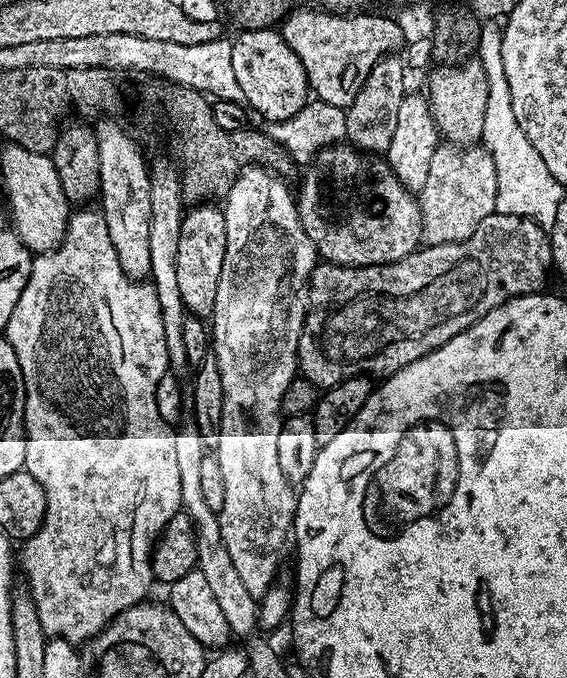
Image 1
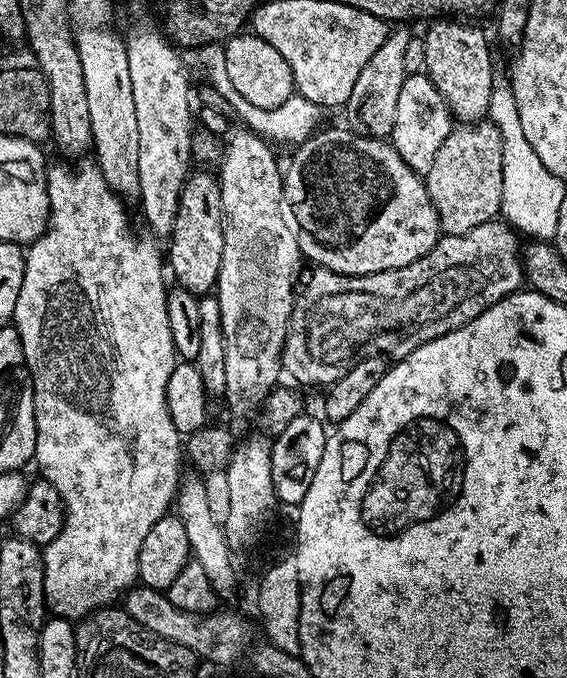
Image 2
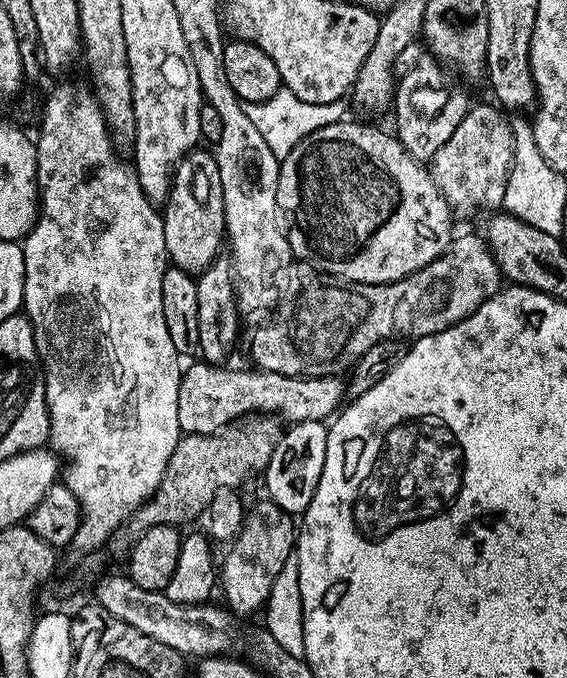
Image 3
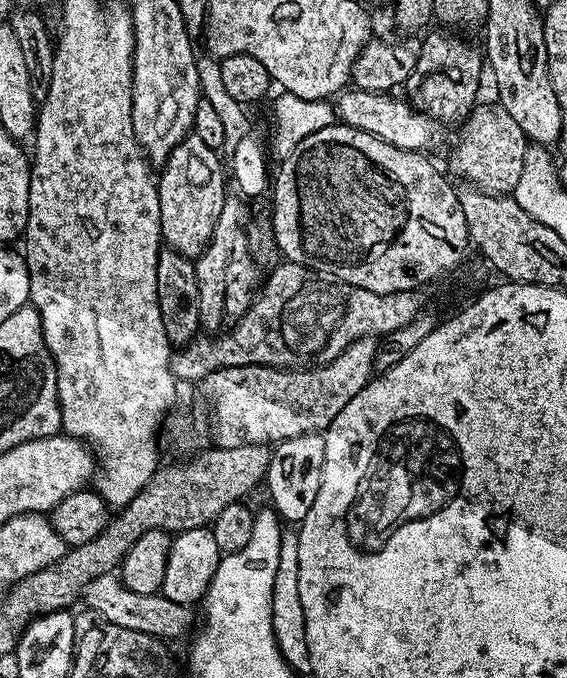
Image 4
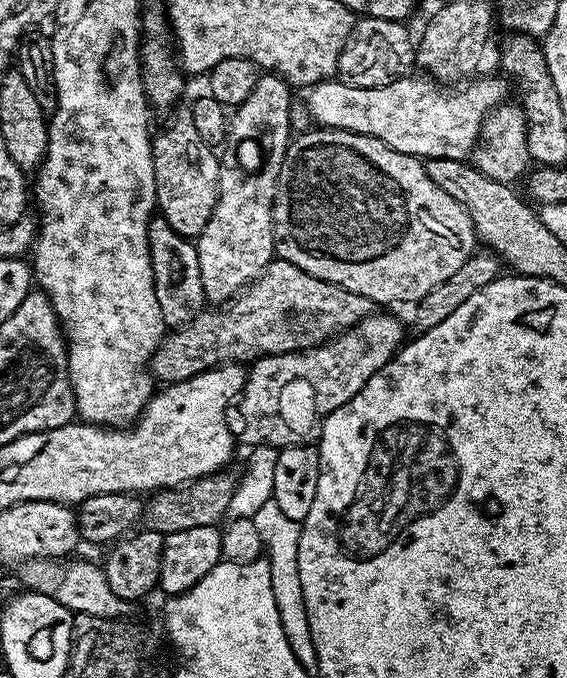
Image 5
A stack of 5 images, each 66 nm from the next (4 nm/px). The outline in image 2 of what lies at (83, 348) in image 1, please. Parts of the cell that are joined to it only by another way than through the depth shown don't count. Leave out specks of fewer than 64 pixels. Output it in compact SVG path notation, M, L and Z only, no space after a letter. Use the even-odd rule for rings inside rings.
M84 158L71 168L68 164L56 164L47 169L48 173L48 229L31 244L27 245L26 255L24 258L24 277L22 278L22 286L18 290L19 302L14 306L12 311L12 320L20 341L22 342L22 350L24 351L24 365L28 368L28 373L32 379L32 393L34 394L34 422L36 423L36 454L34 464L41 468L43 479L49 480L56 487L60 495L61 502L64 503L64 525L62 530L49 542L43 545L42 559L44 562L44 599L46 608L53 617L79 621L79 616L88 616L95 608L100 608L103 604L108 604L116 595L119 597L125 590L133 587L138 580L138 554L142 548L142 541L146 538L146 534L150 534L150 526L154 526L154 522L158 522L158 518L169 515L170 509L174 504L174 497L178 492L178 479L180 474L180 456L182 460L182 435L174 426L174 422L170 422L170 414L166 410L166 382L170 382L170 374L174 370L174 366L178 362L176 347L174 346L174 338L171 336L170 319L167 318L167 296L169 289L164 286L164 272L166 276L166 268L162 263L162 252L156 249L157 241L149 238L147 235L135 236L128 229L128 212L124 209L125 201L112 191L112 187L106 182L106 178L100 173L99 164L91 159Z

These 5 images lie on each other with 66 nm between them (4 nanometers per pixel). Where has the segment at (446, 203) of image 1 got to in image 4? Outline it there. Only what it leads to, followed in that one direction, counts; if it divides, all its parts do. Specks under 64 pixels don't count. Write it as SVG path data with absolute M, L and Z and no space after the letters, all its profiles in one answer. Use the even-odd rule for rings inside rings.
M477 103L468 113L462 124L464 129L460 132L460 141L453 146L452 153L448 156L448 164L452 167L451 175L465 176L469 185L483 188L485 192L512 194L518 186L524 154L530 146L522 126L518 126L518 122L506 114L501 104L491 103Z

